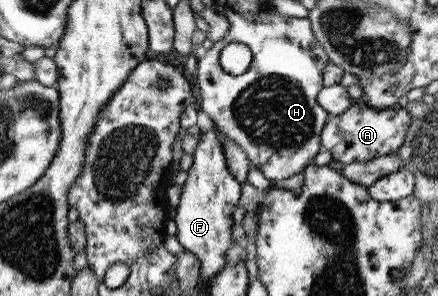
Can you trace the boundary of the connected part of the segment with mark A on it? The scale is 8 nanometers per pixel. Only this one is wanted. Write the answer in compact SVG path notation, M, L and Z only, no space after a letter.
M354 102L343 113L329 115L319 136L319 145L324 147L332 160L342 164L368 162L376 157L396 155L409 132L409 114L398 106L395 108L369 108Z

